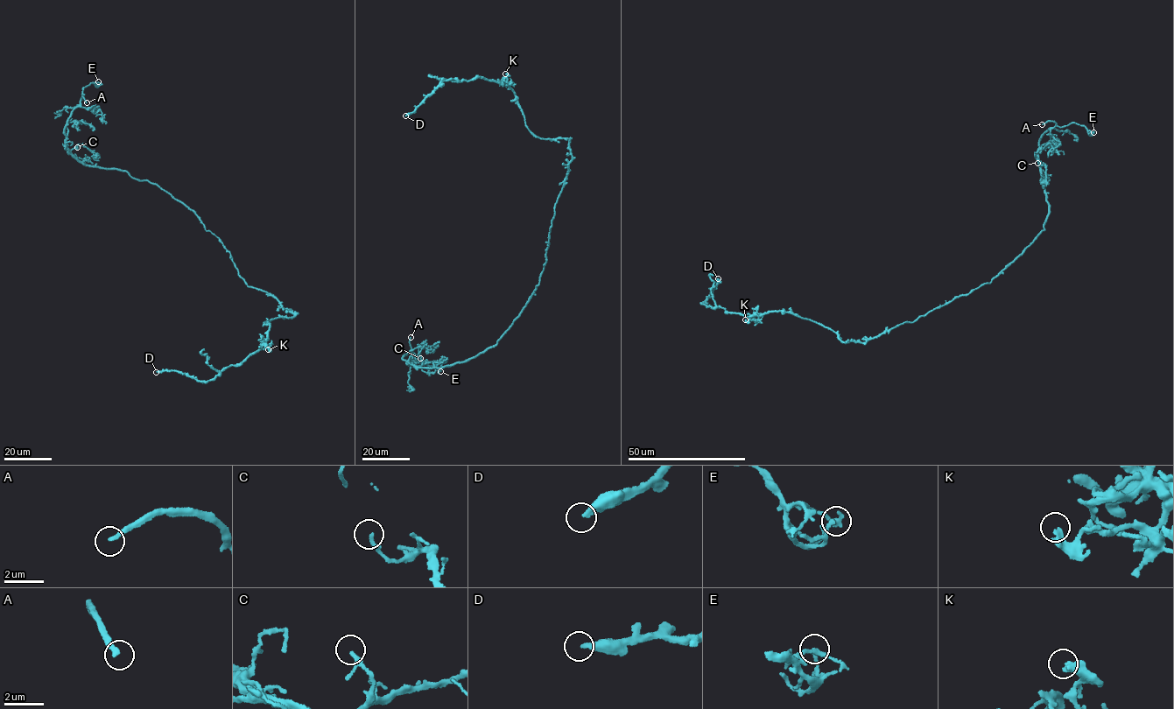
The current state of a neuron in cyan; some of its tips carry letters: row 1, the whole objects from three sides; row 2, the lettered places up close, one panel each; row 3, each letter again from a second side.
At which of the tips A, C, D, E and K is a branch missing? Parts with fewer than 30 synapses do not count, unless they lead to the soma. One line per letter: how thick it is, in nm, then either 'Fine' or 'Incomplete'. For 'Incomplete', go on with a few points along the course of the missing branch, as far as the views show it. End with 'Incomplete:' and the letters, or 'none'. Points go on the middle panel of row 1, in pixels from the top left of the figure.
A: Thickness 260 nm. Incomplete
C: Thickness 140 nm. Fine
D: Thickness 320 nm. Incomplete
E: Thickness 110 nm. Fine
K: Thickness 400 nm. Fine
Incomplete: A, D

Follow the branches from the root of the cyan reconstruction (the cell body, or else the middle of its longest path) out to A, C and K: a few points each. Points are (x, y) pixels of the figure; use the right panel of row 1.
A: (931, 311), (990, 283), (1044, 229), (1049, 207), (1038, 157), (1039, 139), (1056, 124), (1052, 121), (1042, 124)
C: (931, 311), (990, 283), (1022, 255), (1044, 229), (1049, 206), (1042, 183), (1040, 165), (1043, 165), (1037, 163)
K: (931, 311), (861, 343), (843, 341), (827, 327), (787, 312), (745, 319)

